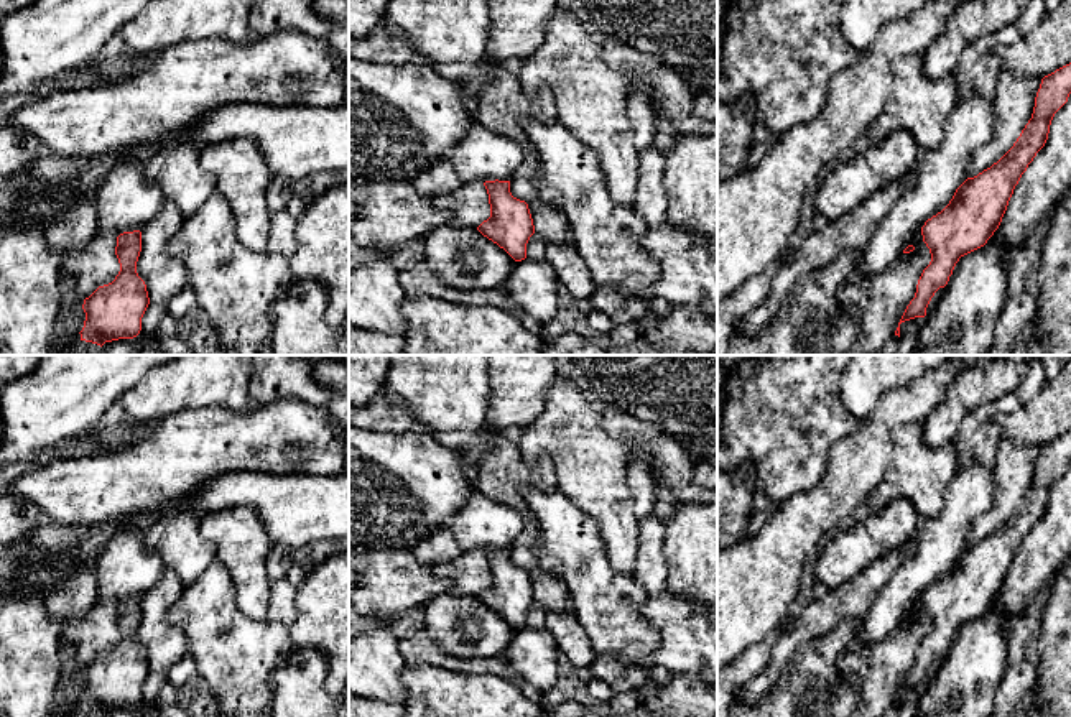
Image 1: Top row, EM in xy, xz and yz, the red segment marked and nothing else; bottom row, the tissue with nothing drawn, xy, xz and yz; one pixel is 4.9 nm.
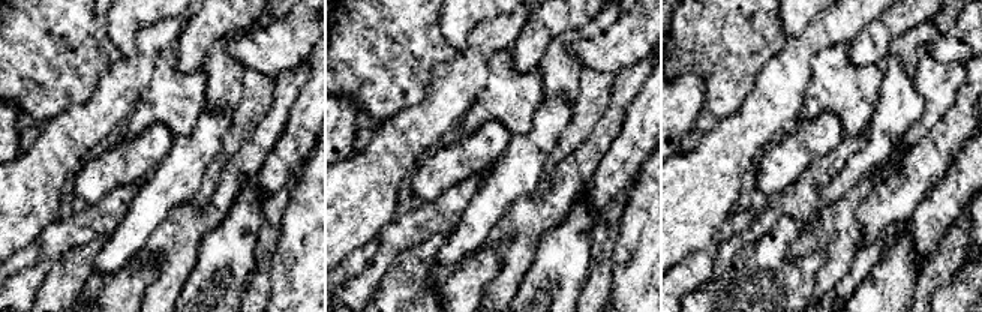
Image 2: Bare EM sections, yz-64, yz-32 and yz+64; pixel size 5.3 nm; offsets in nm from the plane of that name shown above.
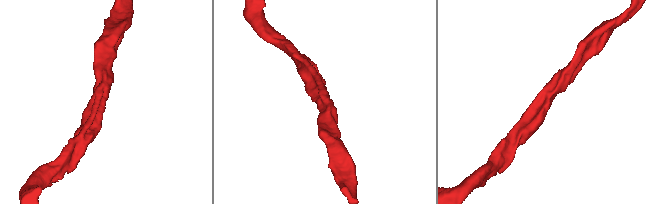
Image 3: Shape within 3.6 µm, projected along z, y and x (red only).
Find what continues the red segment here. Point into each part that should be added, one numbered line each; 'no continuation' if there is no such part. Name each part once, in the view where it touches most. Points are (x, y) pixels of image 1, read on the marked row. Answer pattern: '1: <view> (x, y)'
no continuation

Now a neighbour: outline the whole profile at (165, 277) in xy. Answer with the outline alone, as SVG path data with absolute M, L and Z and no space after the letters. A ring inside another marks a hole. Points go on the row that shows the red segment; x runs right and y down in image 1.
M166 199L160 214L141 230L137 273L146 284L150 303L168 304L186 286L184 263L166 253L183 220L178 206Z

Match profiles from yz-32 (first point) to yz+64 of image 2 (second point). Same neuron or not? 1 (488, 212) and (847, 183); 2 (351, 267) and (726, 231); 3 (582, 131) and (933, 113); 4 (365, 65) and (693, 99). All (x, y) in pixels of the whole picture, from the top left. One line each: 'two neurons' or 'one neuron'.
1: one neuron
2: one neuron
3: one neuron
4: two neurons

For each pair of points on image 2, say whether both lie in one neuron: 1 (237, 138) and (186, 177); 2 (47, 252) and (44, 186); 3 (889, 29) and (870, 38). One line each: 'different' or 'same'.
1: different
2: different
3: same

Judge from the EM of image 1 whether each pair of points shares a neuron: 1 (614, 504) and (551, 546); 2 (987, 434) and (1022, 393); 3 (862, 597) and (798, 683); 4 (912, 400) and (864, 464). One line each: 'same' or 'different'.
1: different
2: same
3: different
4: same

